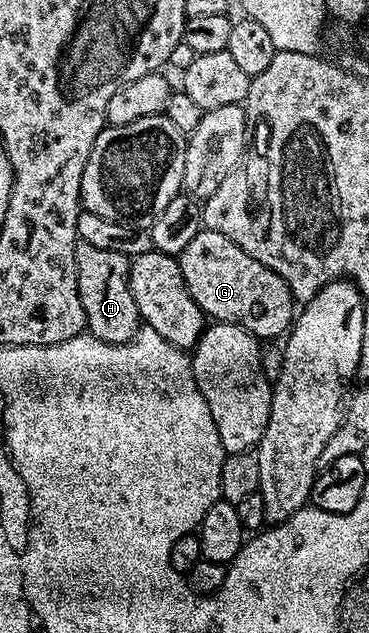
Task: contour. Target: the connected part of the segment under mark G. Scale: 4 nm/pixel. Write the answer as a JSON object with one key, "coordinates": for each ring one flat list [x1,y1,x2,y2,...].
{"coordinates":[[202,228,195,239,187,243,179,260,187,291,191,291,191,299,195,299,206,318,242,325,258,339,288,334,295,320,295,302,287,283,283,283,271,267,263,267,263,263,251,259,251,255,231,243,227,235]]}

